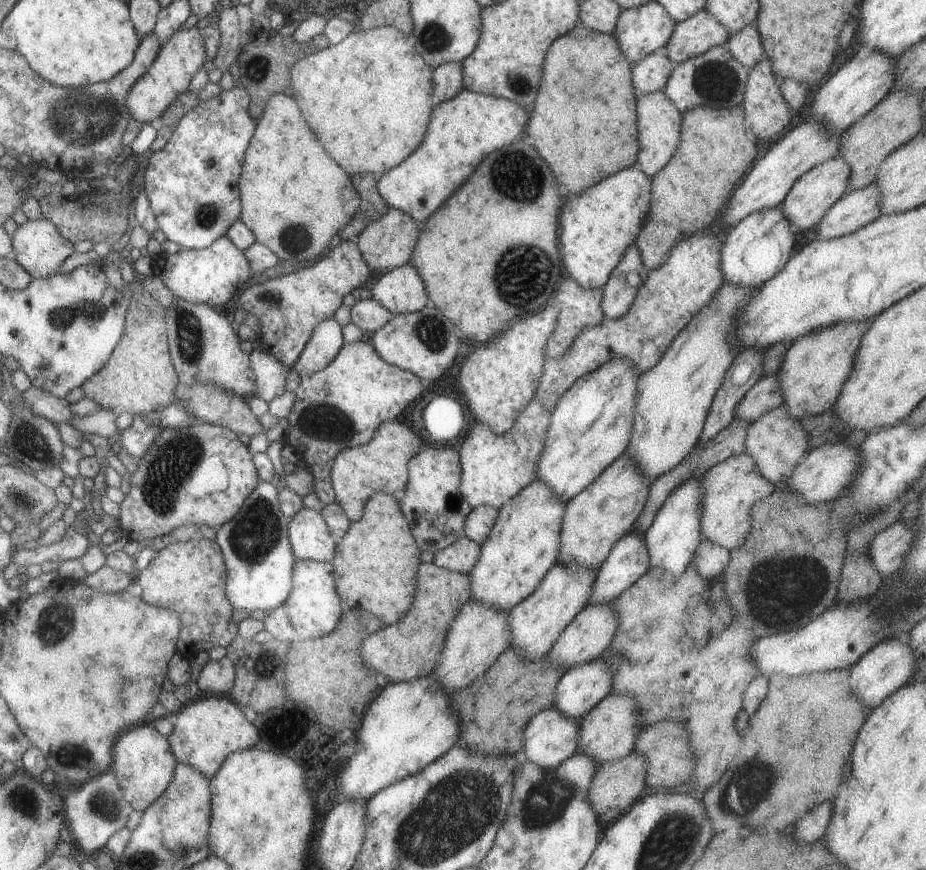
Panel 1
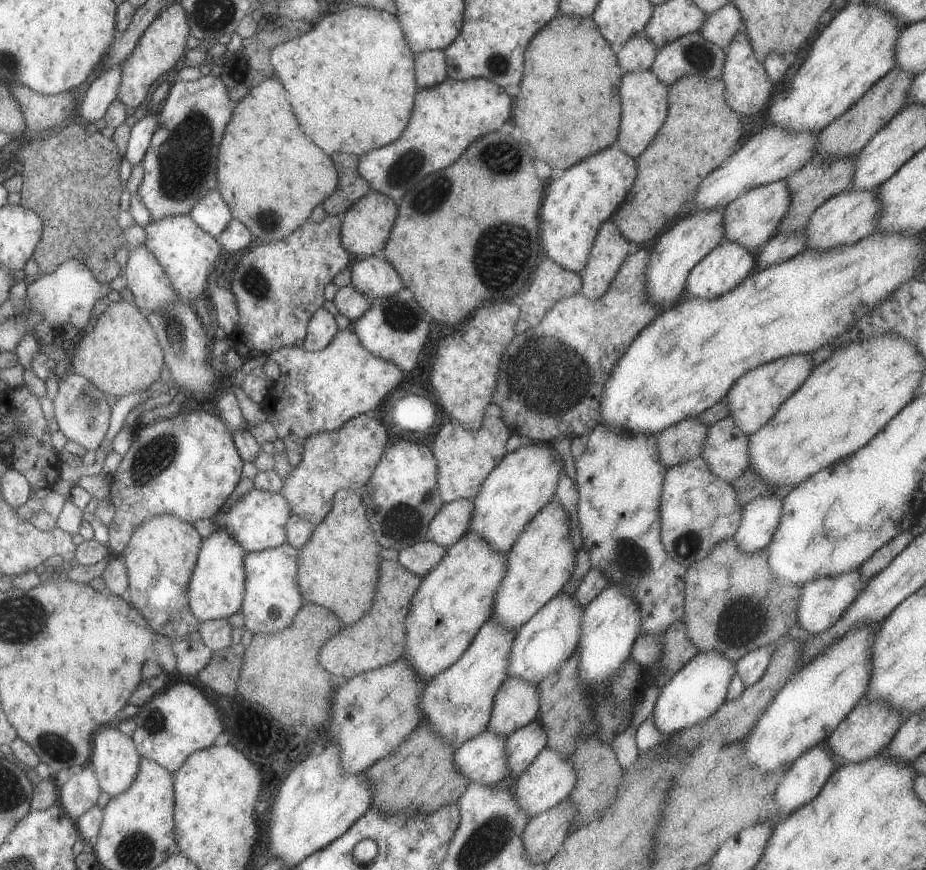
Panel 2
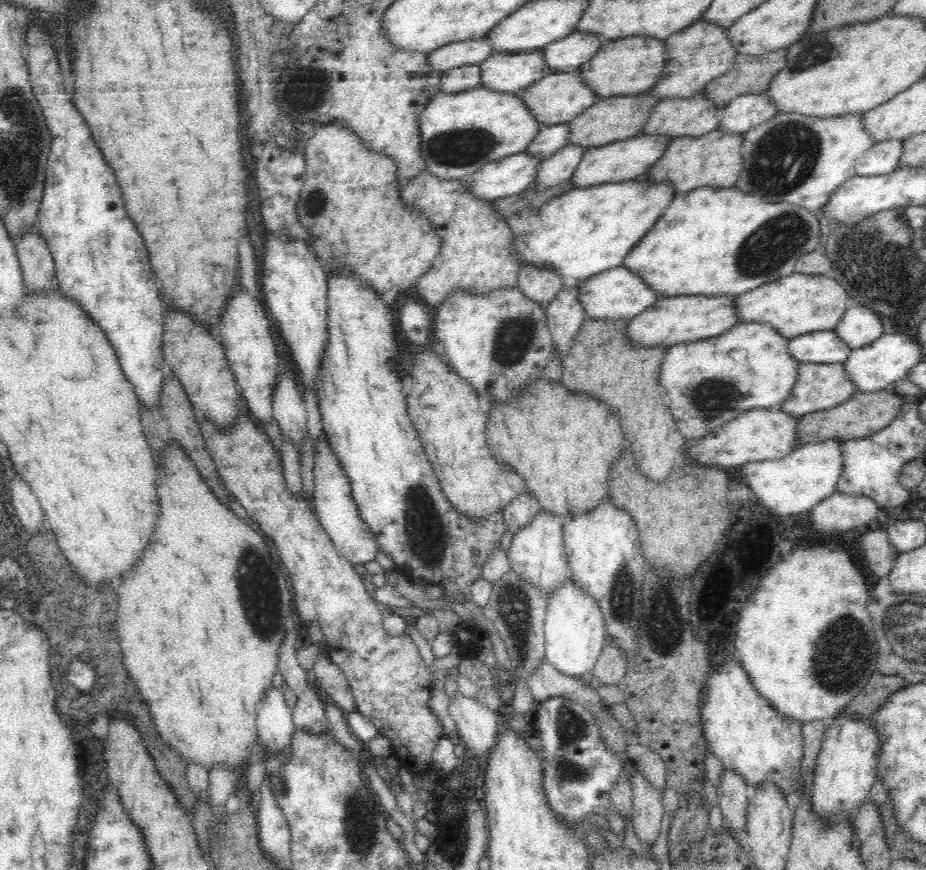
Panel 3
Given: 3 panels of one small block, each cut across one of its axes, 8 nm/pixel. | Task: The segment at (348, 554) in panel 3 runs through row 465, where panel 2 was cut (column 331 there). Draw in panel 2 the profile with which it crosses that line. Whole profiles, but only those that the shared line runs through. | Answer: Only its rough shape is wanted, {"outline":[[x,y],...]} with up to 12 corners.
{"outline":[[323,307],[306,324],[302,347],[323,350],[337,334],[334,316]]}

